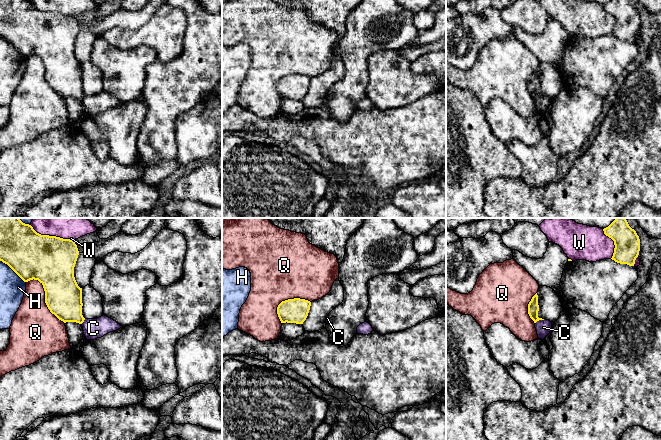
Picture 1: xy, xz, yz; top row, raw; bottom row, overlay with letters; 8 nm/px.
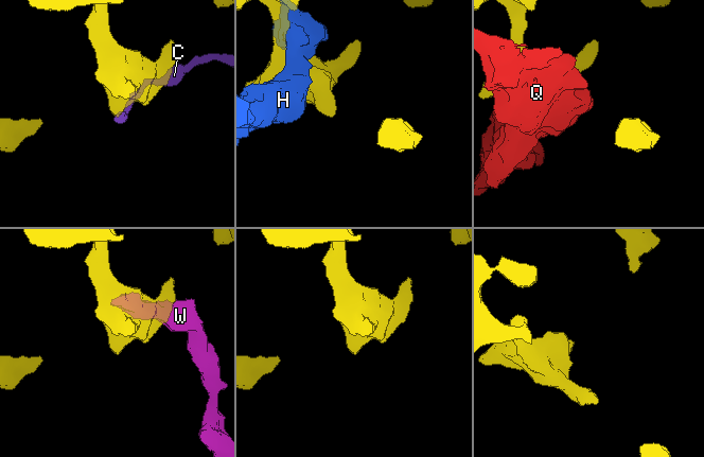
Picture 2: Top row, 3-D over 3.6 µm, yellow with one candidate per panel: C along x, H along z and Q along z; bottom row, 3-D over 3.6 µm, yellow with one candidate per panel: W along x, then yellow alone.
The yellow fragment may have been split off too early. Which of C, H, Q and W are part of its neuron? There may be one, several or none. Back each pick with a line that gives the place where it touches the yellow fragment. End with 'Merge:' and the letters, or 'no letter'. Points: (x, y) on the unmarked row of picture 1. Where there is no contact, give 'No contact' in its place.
Merge: no letter

